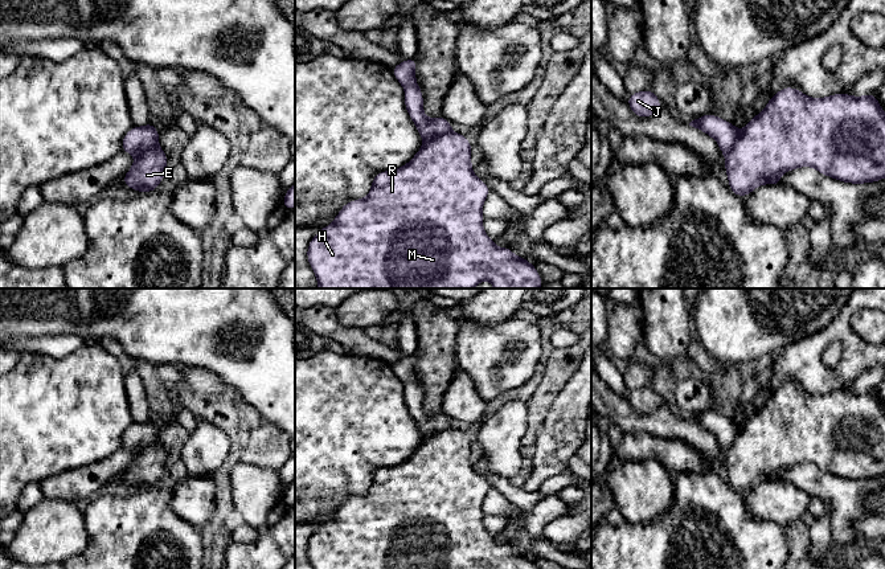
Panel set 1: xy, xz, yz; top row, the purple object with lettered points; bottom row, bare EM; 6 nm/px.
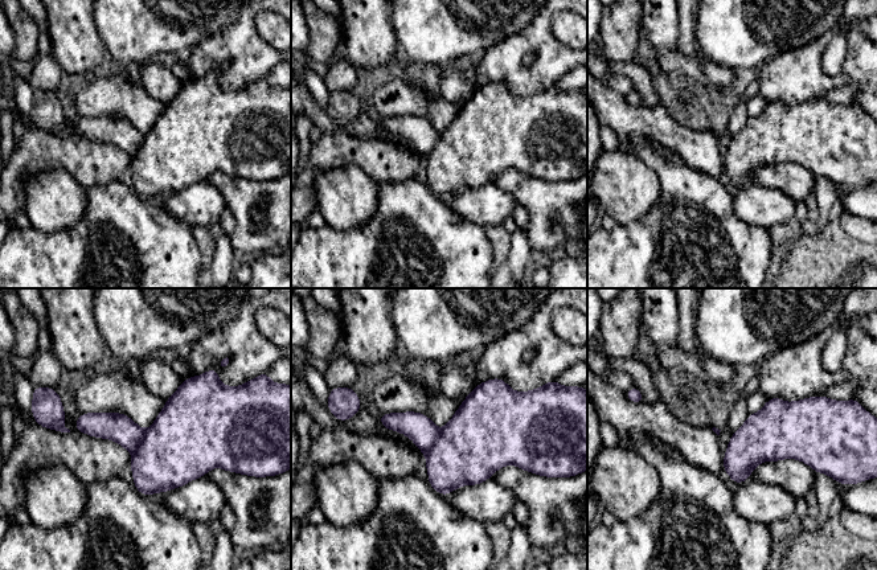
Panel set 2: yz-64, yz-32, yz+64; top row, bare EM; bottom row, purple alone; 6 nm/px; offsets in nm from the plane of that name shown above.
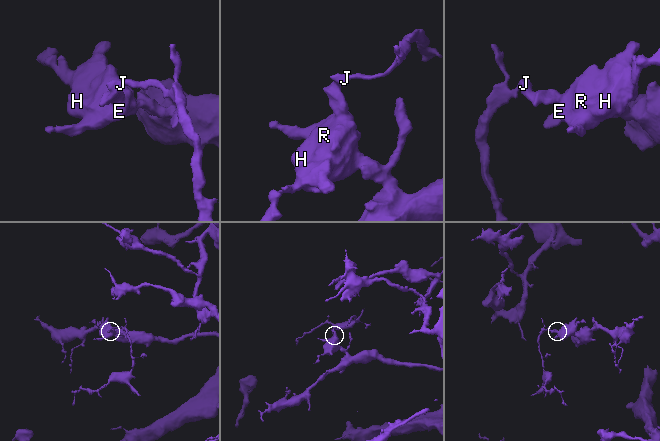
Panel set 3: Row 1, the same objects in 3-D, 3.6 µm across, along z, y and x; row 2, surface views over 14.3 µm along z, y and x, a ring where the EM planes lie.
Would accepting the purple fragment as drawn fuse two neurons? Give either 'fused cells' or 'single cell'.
fused cells

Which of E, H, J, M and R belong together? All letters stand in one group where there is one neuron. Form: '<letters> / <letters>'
E H M R / J

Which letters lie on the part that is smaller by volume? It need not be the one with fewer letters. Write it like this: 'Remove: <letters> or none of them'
Remove: J

